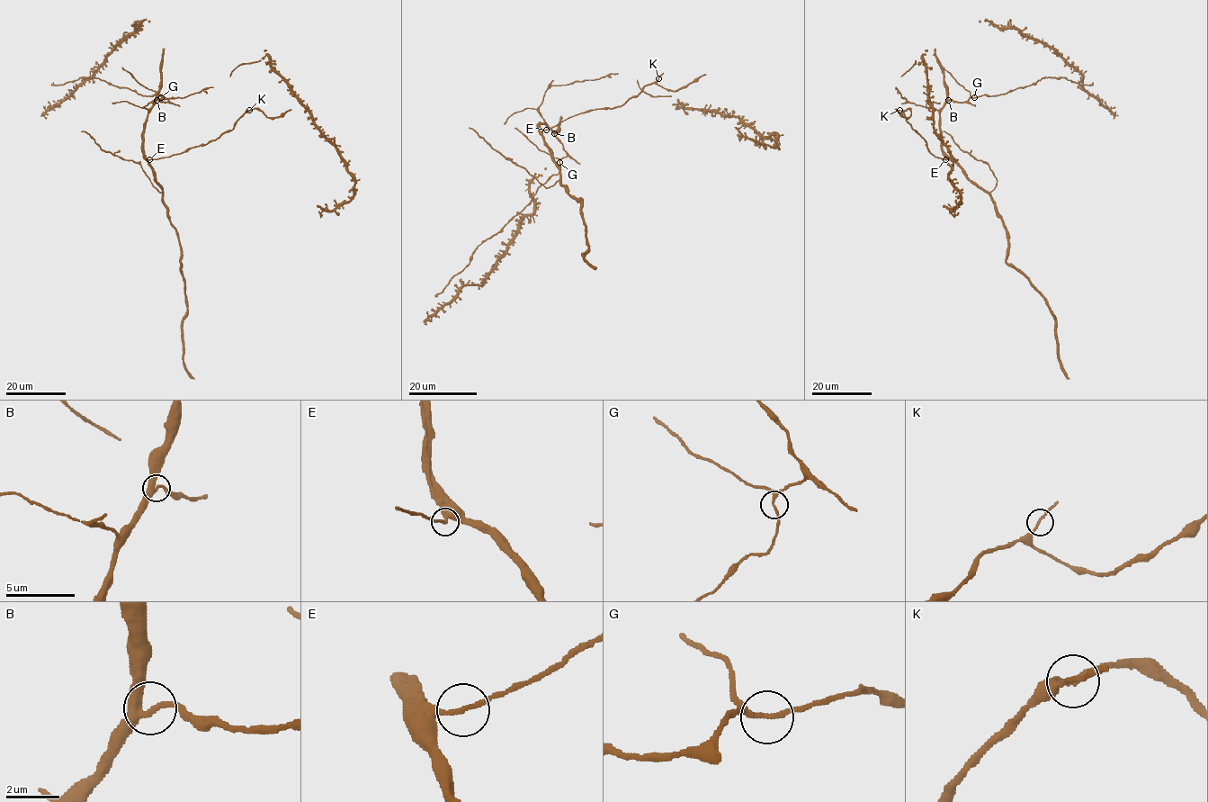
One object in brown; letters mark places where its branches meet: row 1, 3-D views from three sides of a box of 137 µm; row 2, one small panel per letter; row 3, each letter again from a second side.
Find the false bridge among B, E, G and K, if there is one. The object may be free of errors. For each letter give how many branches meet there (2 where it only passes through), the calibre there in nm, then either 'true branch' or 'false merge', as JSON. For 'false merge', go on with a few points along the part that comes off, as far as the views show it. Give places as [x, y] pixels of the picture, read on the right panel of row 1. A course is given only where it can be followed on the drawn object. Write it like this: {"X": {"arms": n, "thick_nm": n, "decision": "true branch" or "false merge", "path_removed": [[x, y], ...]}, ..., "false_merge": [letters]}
{"B": {"arms": 3, "thick_nm": 220, "decision": "true branch"}, "E": {"arms": 2, "thick_nm": 180, "decision": "true branch"}, "G": {"arms": 3, "thick_nm": 140, "decision": "true branch"}, "K": {"arms": 2, "thick_nm": 160, "decision": "true branch"}, "false_merge": []}

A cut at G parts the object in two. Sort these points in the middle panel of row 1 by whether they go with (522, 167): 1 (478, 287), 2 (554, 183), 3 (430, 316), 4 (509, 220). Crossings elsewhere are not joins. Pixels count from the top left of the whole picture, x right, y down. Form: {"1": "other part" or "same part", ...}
{"1": "same part", "2": "same part", "3": "same part", "4": "other part"}

